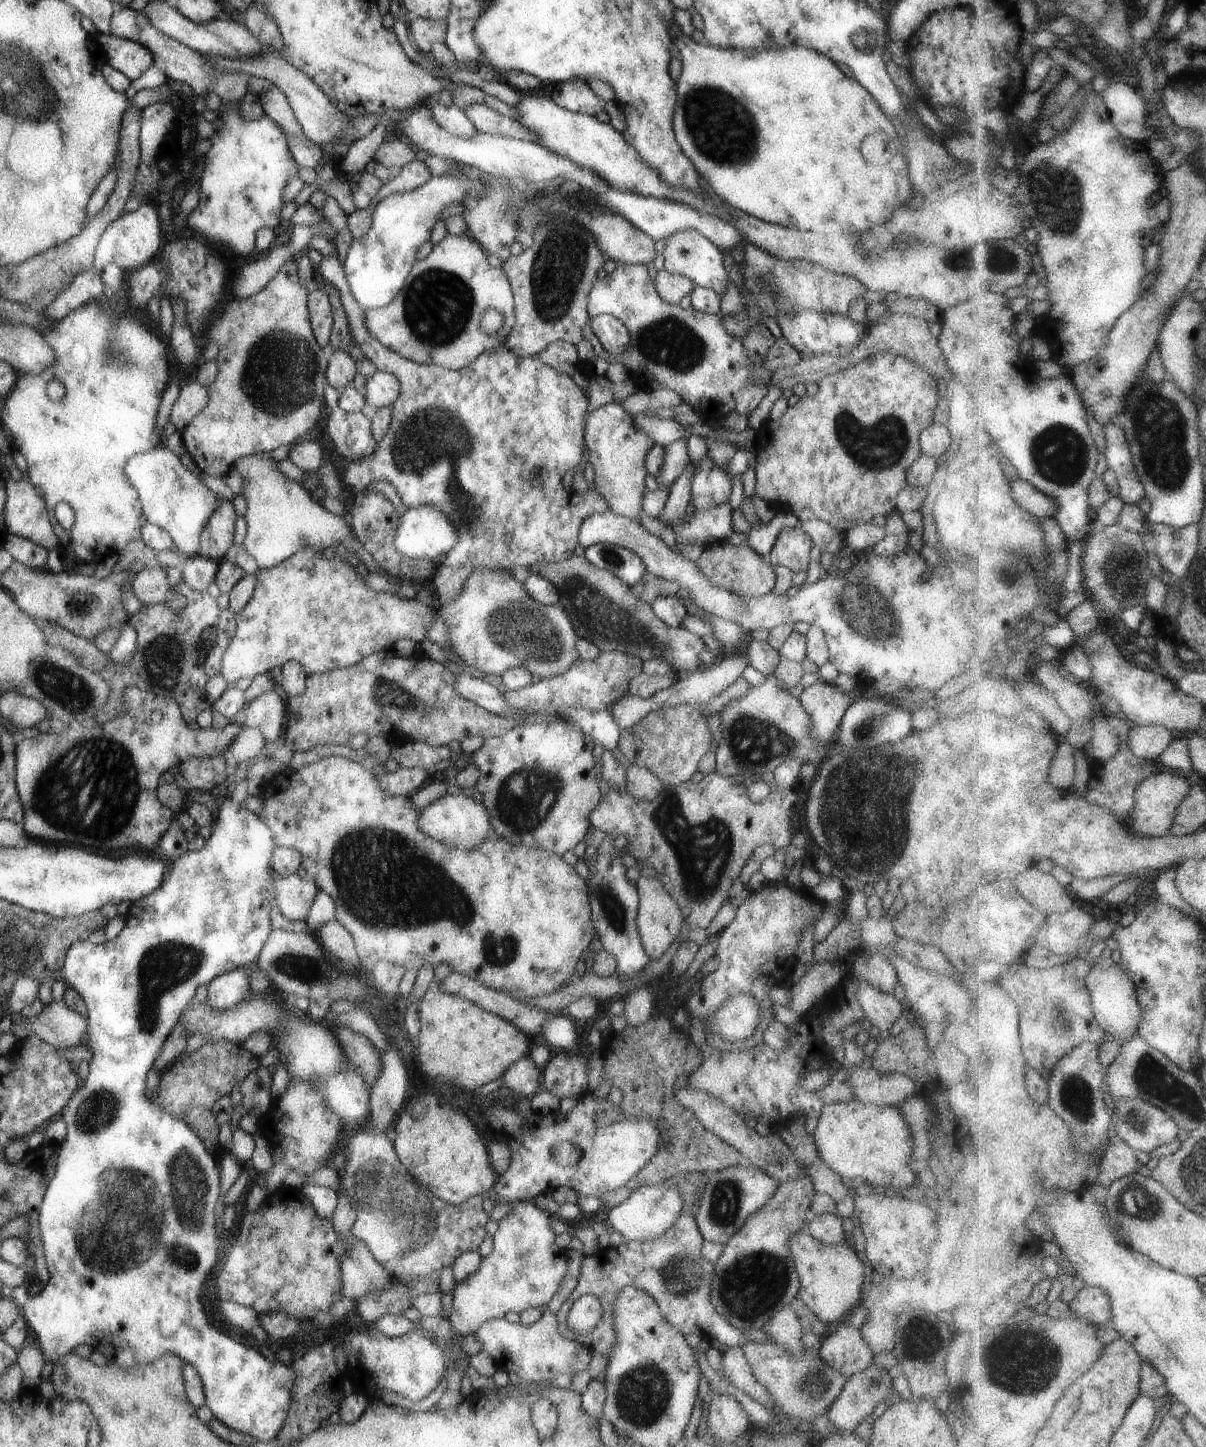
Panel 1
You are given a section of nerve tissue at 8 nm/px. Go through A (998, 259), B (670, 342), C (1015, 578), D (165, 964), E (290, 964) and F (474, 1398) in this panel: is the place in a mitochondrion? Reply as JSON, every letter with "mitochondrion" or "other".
{"A":"mitochondrion","B":"mitochondrion","C":"mitochondrion","D":"mitochondrion","E":"mitochondrion","F":"other"}

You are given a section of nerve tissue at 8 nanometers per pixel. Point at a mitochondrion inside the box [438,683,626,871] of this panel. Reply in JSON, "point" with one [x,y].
{"point":[524,798]}

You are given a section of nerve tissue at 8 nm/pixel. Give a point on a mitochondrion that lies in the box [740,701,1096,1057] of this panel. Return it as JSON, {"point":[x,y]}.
{"point":[879,835]}

